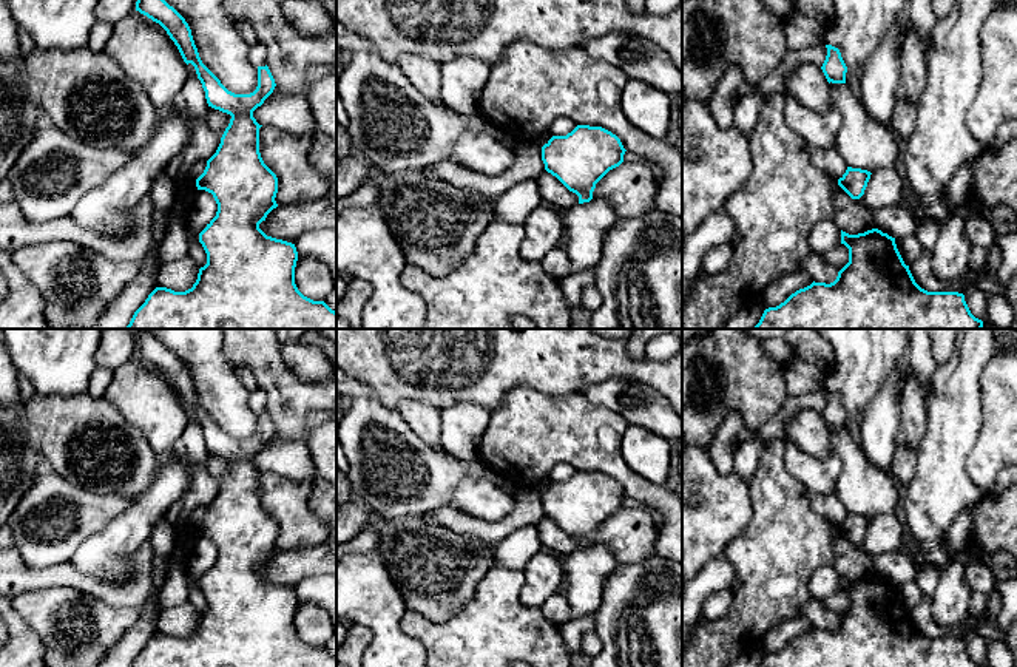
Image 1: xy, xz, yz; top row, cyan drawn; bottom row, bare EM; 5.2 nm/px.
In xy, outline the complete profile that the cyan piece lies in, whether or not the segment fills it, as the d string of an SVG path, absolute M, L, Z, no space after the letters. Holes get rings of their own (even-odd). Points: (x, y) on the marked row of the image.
M137 0L136 11L159 23L177 46L184 62L191 63L205 91L208 107L231 116L216 153L207 161L204 173L196 179L198 190L213 195L216 216L199 233L199 242L207 253L207 264L199 269L198 279L191 289L174 292L167 287L156 287L145 303L134 312L125 329L336 329L336 312L324 301L313 301L304 296L295 284L295 267L298 252L295 244L267 236L259 224L278 207L278 178L264 164L259 153L259 125L253 111L273 93L276 83L269 66L258 66L258 86L250 94L235 94L202 63L194 45L191 29L185 19L165 0Z

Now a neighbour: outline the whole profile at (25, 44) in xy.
M22 28L17 29L17 48L23 59L28 57L35 48L31 36Z

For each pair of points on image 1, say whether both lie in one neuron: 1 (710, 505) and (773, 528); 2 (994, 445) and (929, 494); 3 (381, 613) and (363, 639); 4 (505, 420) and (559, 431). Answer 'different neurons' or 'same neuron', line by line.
1: different neurons
2: different neurons
3: different neurons
4: same neuron

